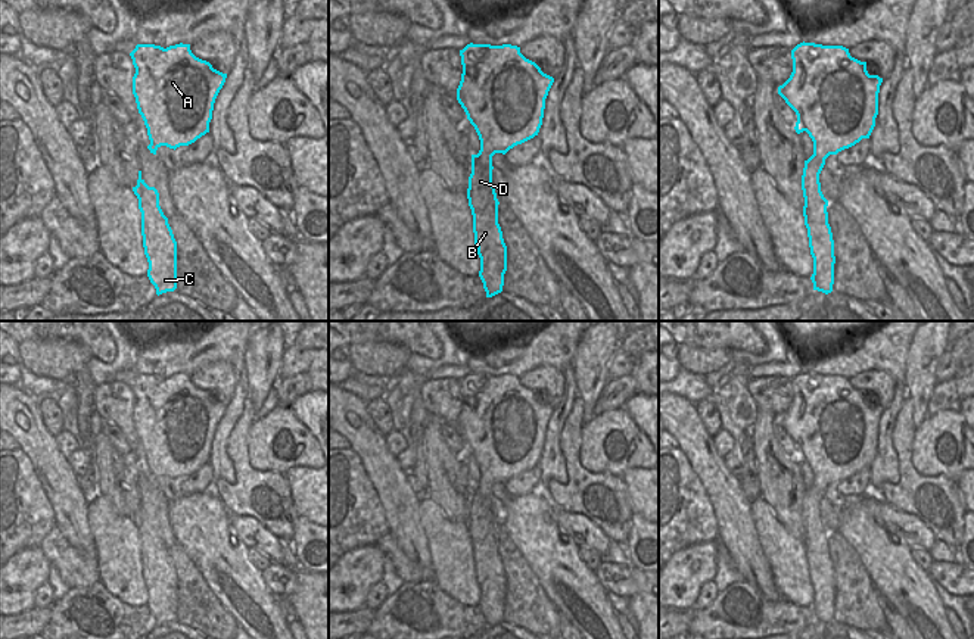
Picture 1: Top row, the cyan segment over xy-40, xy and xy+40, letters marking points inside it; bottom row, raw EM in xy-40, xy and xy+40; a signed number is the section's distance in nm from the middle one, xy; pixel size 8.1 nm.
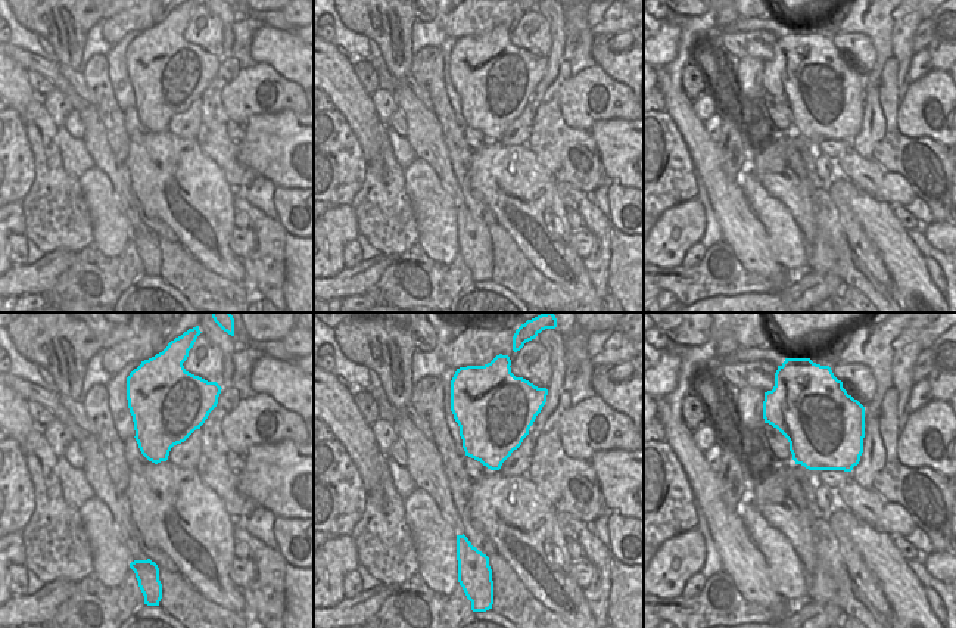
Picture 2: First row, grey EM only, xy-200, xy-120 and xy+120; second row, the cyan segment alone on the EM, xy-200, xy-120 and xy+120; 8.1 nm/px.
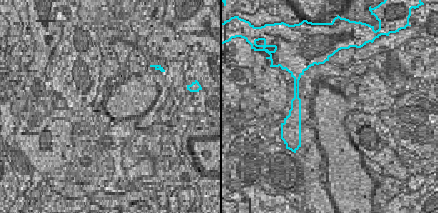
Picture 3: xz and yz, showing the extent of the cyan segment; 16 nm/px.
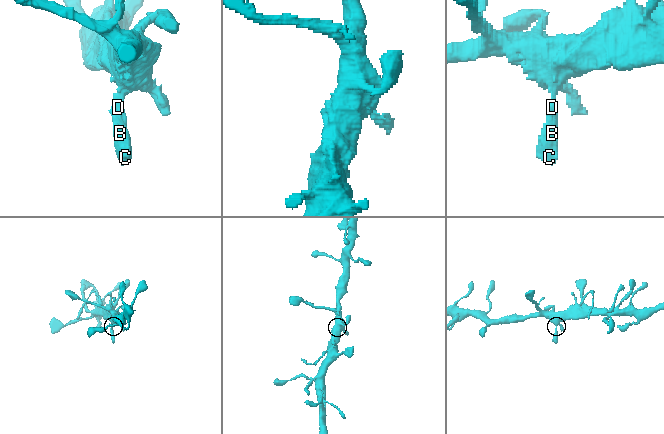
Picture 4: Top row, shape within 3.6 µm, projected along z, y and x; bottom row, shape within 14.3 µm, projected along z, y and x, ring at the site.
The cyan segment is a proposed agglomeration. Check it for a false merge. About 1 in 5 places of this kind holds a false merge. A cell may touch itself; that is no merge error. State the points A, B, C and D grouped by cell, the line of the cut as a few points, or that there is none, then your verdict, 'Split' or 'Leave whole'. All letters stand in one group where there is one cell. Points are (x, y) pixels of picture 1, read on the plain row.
Groups: A B C D. No split. Leave whole.

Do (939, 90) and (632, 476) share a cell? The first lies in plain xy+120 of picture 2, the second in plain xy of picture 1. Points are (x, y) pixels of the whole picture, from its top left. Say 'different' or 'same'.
different

